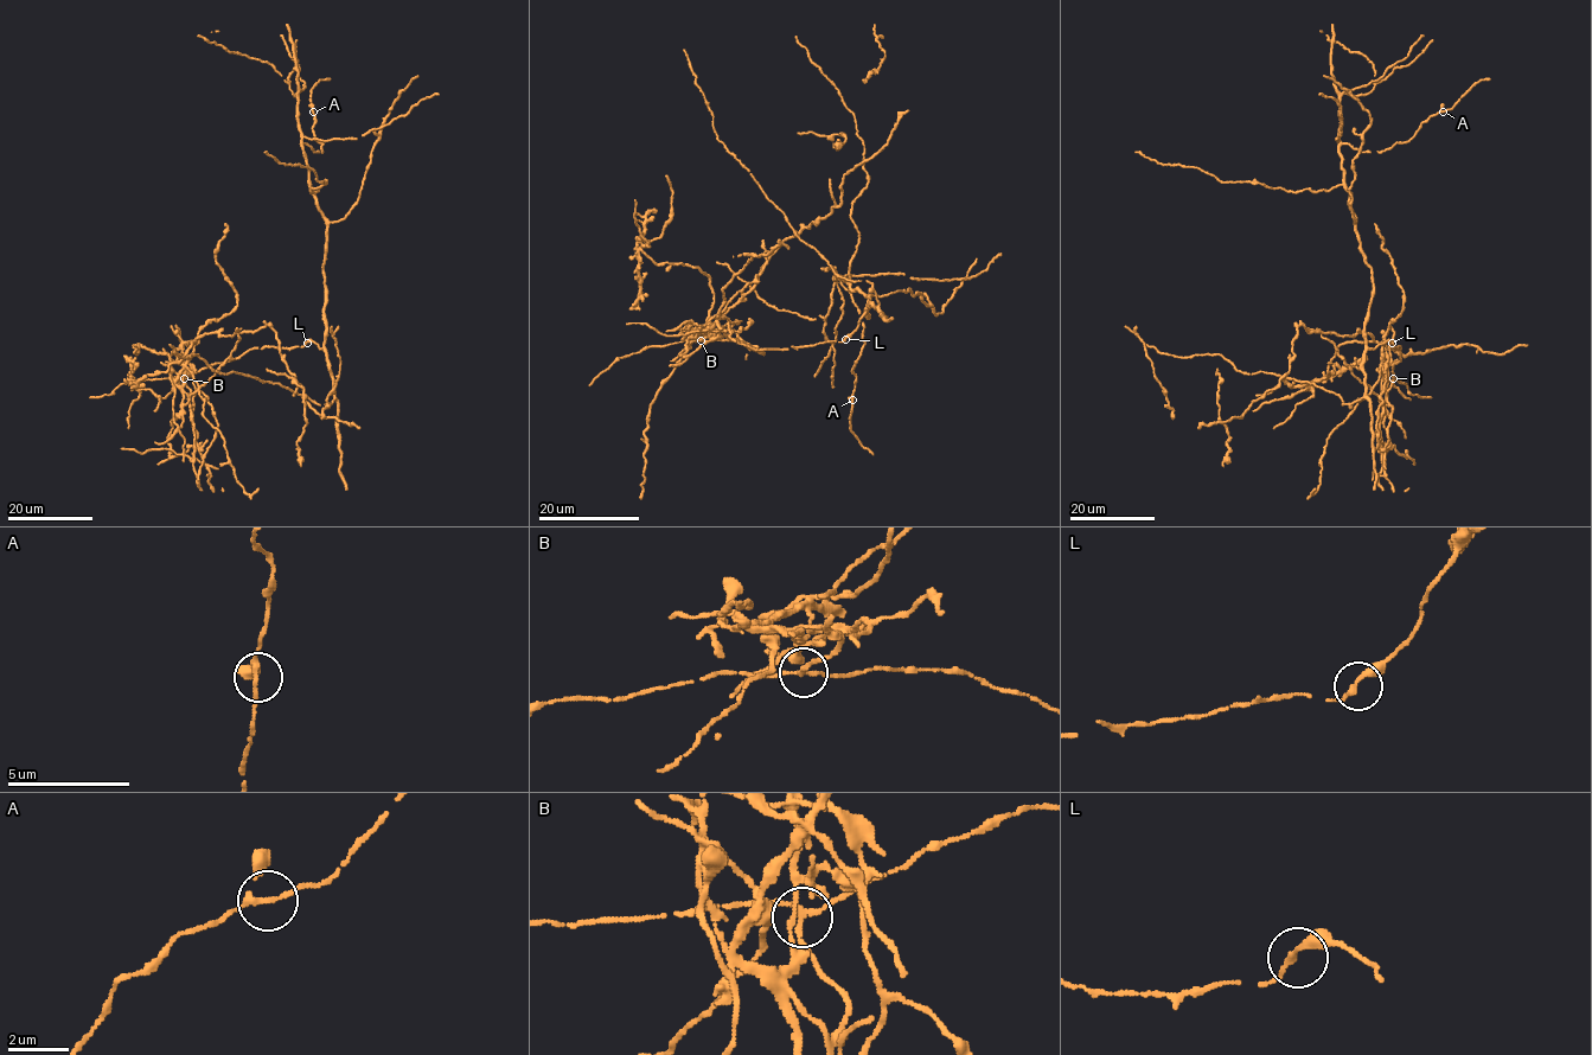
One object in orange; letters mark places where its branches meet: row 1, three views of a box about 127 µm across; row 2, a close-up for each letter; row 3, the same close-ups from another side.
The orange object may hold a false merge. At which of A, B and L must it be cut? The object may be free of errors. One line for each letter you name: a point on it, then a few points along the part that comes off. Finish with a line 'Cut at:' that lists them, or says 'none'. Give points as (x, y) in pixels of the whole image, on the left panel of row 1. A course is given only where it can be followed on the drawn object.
B: at (184, 378)
Cut at: B

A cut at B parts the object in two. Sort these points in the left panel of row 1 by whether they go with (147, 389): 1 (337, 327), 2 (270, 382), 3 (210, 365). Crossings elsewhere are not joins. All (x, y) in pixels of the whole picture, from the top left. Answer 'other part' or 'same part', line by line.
1: same part
2: other part
3: other part

